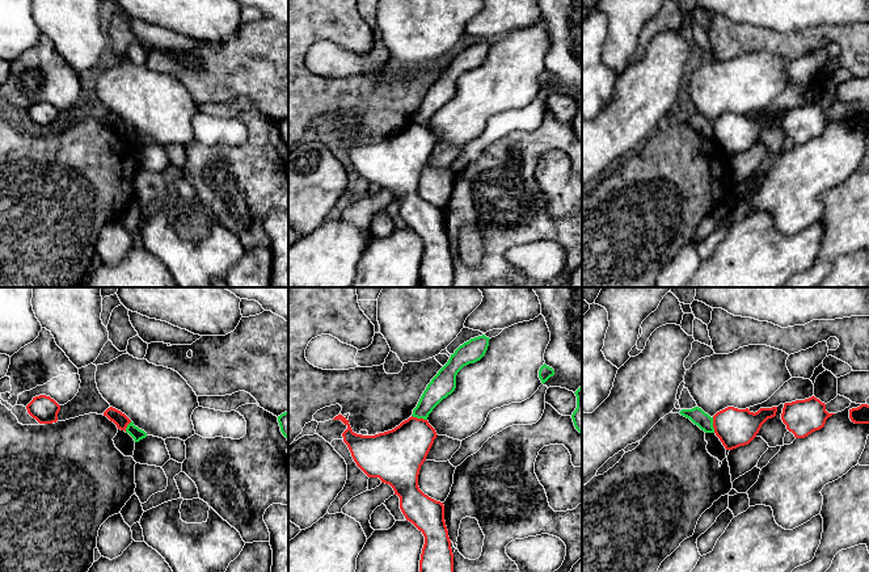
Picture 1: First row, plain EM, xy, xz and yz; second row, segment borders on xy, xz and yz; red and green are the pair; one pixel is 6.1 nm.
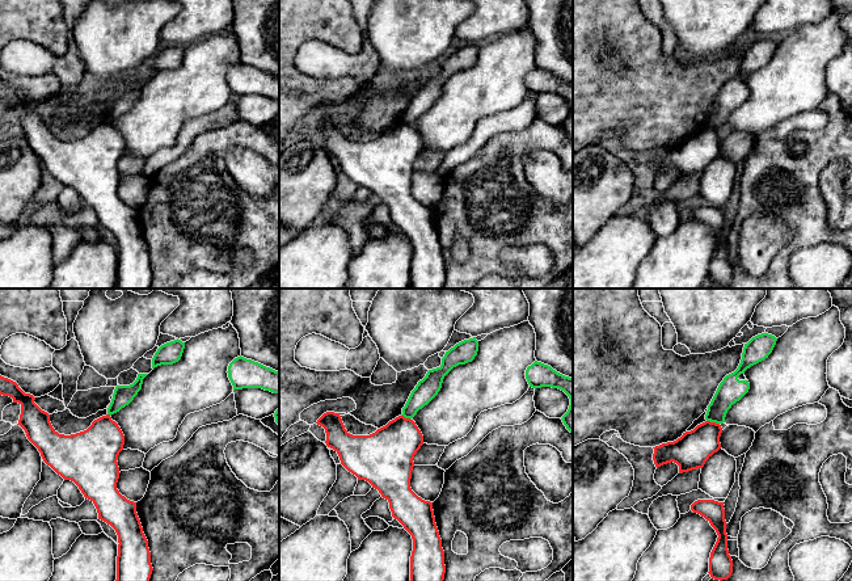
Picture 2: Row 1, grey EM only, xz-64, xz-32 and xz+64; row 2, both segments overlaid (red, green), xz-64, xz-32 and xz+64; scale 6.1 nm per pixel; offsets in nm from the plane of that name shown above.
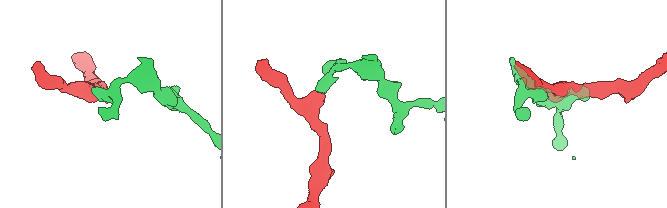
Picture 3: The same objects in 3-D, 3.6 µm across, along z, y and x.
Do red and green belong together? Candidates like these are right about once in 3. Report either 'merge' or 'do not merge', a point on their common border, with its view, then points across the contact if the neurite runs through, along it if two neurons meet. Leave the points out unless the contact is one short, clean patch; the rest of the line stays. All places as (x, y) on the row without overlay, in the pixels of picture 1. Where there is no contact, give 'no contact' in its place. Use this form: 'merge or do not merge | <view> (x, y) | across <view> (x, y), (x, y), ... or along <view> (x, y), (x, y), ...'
do not merge | xz (420, 125) | along xz (412, 121), (426, 126)

